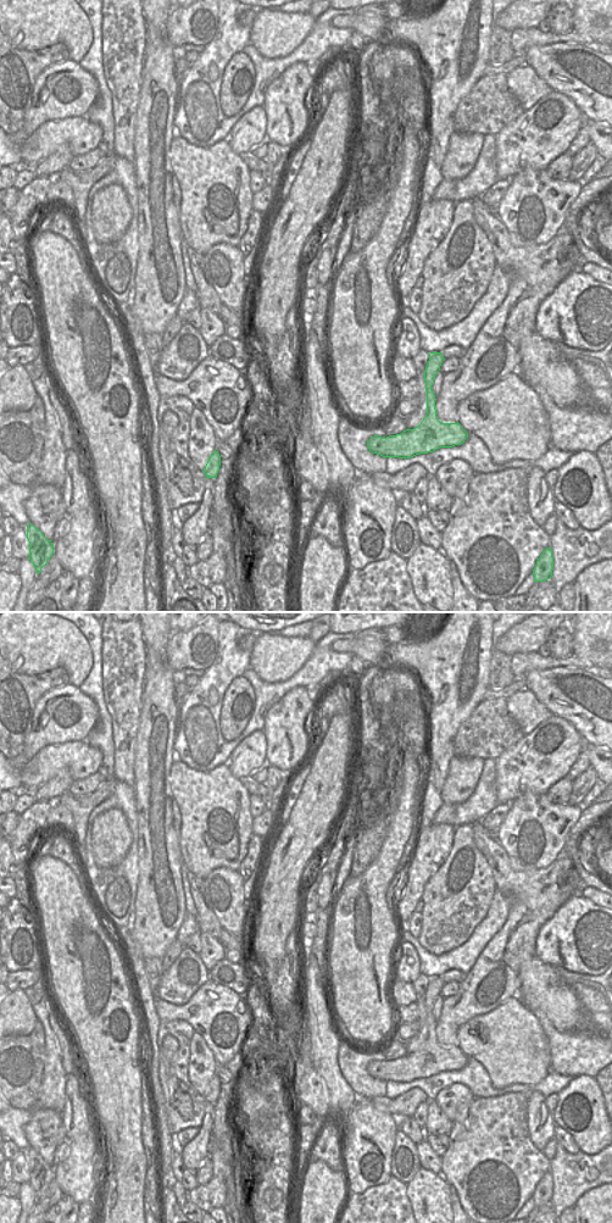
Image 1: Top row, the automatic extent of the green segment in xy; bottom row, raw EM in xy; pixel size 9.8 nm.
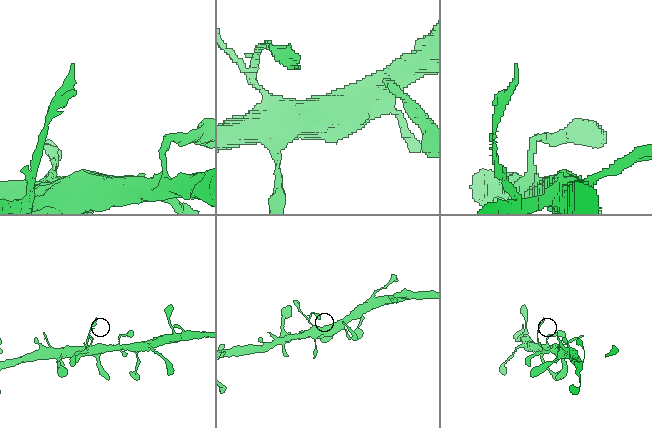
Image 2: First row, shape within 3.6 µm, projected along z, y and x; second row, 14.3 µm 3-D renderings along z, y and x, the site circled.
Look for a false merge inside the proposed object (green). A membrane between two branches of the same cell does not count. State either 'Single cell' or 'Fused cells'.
Single cell.

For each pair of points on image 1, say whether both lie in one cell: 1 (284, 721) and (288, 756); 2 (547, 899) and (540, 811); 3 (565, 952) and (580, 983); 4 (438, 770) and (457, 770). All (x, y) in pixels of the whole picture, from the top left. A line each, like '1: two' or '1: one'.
1: one
2: two
3: two
4: two

